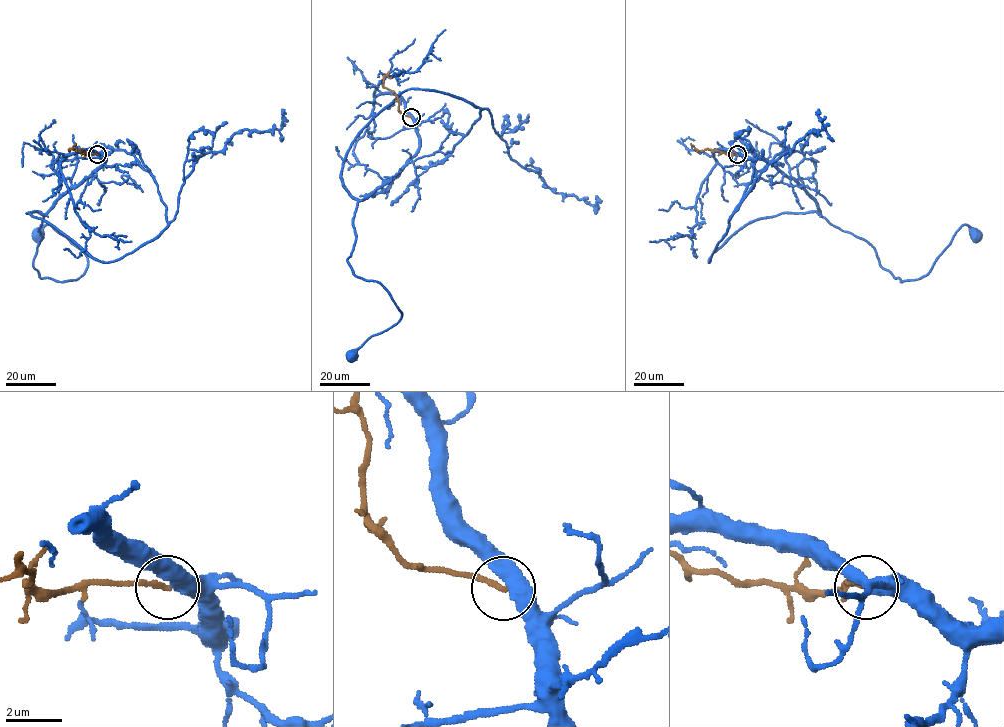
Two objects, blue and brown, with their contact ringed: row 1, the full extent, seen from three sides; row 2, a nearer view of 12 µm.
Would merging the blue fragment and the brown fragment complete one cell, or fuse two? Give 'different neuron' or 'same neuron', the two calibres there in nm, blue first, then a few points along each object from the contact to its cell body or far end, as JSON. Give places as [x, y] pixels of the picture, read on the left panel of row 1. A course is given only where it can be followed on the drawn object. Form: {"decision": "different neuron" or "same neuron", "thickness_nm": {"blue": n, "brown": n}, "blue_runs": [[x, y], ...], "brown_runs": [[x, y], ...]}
{"decision": "different neuron", "thickness_nm": {"blue": 480, "brown": 180}, "blue_runs": [[97, 154], [103, 163], [43, 216], [33, 264], [41, 278], [82, 275], [83, 252], [49, 225], [38, 234]], "brown_runs": [[97, 154], [69, 150], [76, 143]]}

